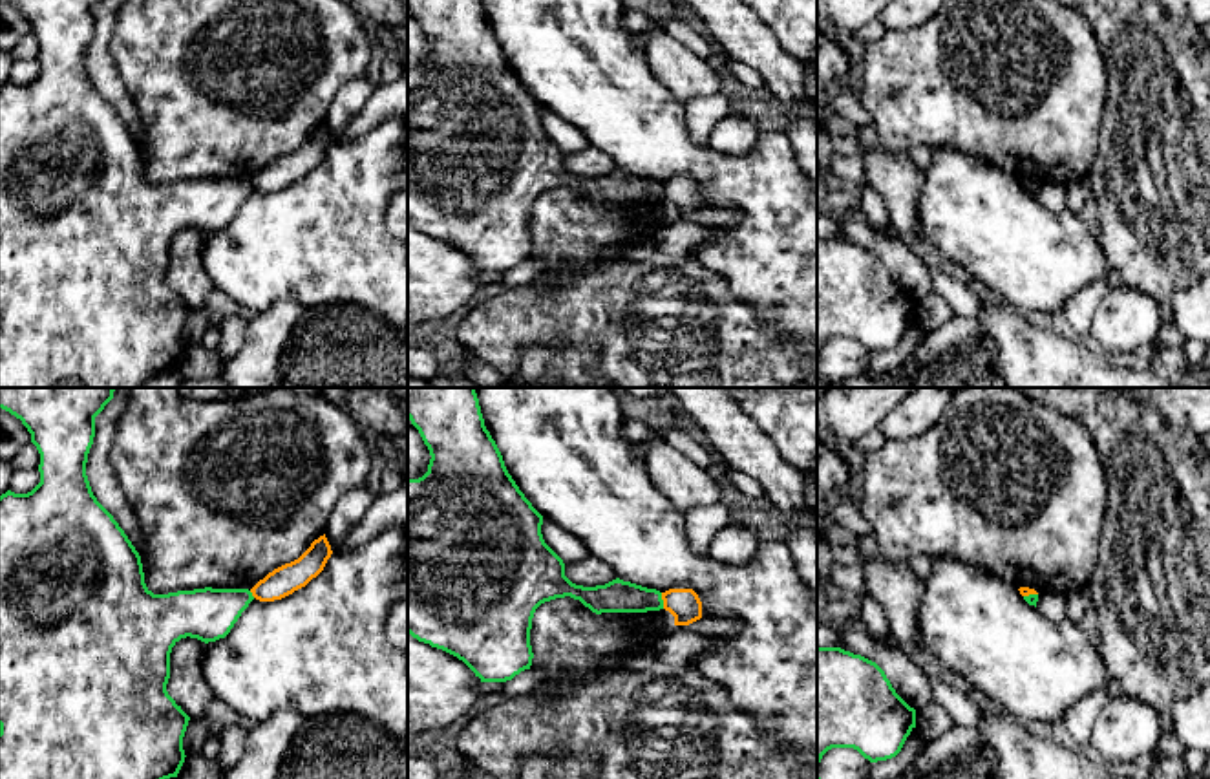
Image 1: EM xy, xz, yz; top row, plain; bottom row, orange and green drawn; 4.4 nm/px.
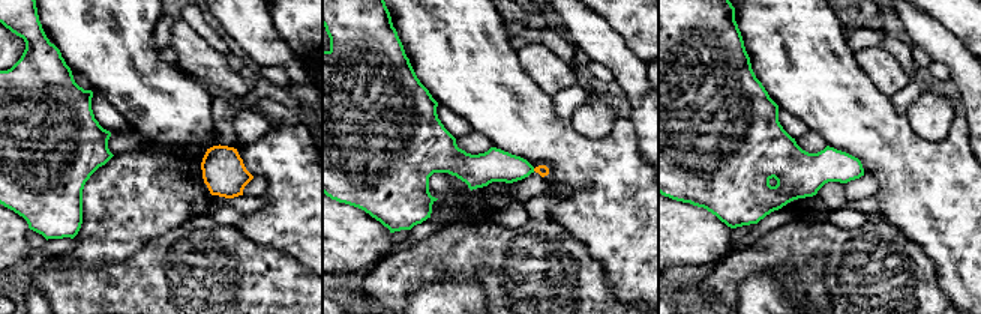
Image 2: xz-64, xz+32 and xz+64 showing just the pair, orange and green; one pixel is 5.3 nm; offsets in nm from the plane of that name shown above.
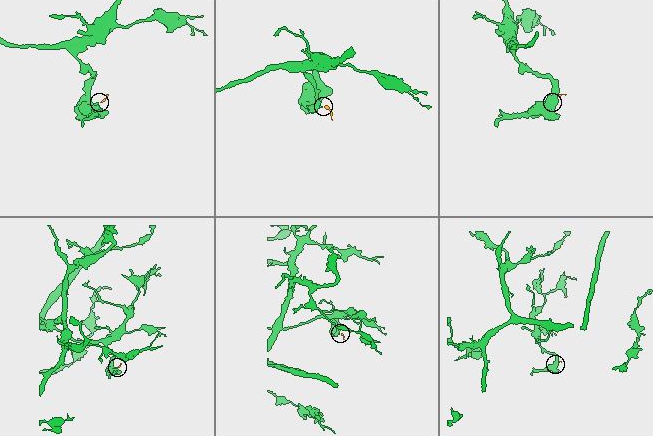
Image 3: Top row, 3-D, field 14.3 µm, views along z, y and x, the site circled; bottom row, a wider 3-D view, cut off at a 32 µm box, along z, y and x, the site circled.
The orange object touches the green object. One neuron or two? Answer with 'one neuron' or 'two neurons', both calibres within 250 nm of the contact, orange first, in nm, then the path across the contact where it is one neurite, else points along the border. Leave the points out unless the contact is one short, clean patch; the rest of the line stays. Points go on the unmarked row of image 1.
two neurons; calibres 140 and 140 nm; border xz (660, 183), (664, 198)

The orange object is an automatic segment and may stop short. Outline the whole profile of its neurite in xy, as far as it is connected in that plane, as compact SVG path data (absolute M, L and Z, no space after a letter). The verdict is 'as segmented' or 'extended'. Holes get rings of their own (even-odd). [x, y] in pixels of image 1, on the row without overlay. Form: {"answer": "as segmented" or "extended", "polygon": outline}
{"answer": "as segmented", "polygon": "M324 124L298 150L274 159L260 170L250 179L252 187L260 192L274 192L292 185L324 161L331 144L331 135Z"}

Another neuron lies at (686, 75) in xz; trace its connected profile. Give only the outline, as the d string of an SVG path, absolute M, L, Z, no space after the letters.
M654 22L642 49L653 75L682 102L720 93L718 71Z

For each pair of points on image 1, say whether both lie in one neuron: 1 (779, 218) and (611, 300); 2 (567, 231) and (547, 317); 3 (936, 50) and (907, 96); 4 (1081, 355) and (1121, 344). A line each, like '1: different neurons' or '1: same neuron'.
1: different neurons
2: different neurons
3: same neuron
4: different neurons

